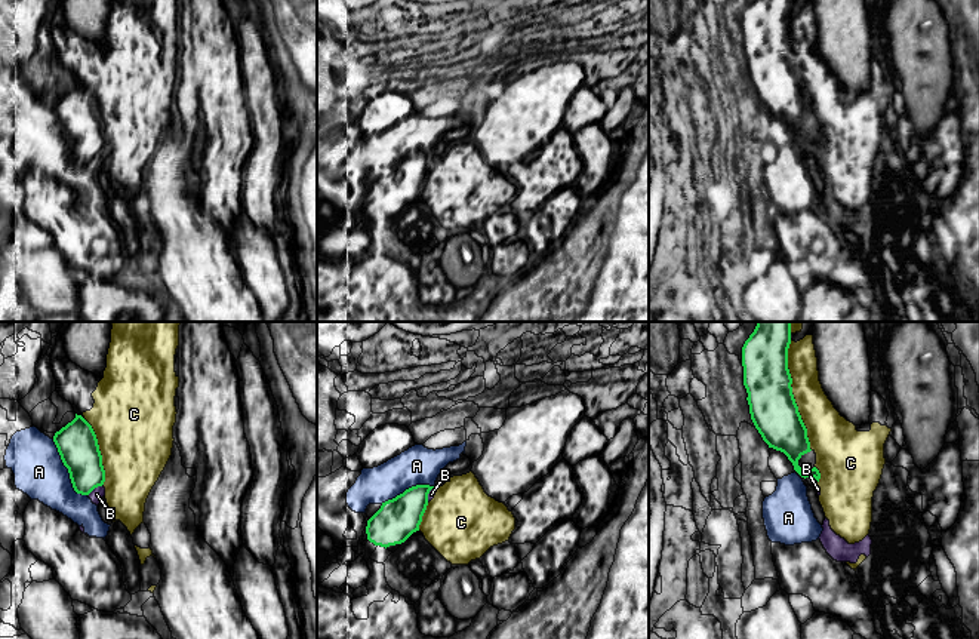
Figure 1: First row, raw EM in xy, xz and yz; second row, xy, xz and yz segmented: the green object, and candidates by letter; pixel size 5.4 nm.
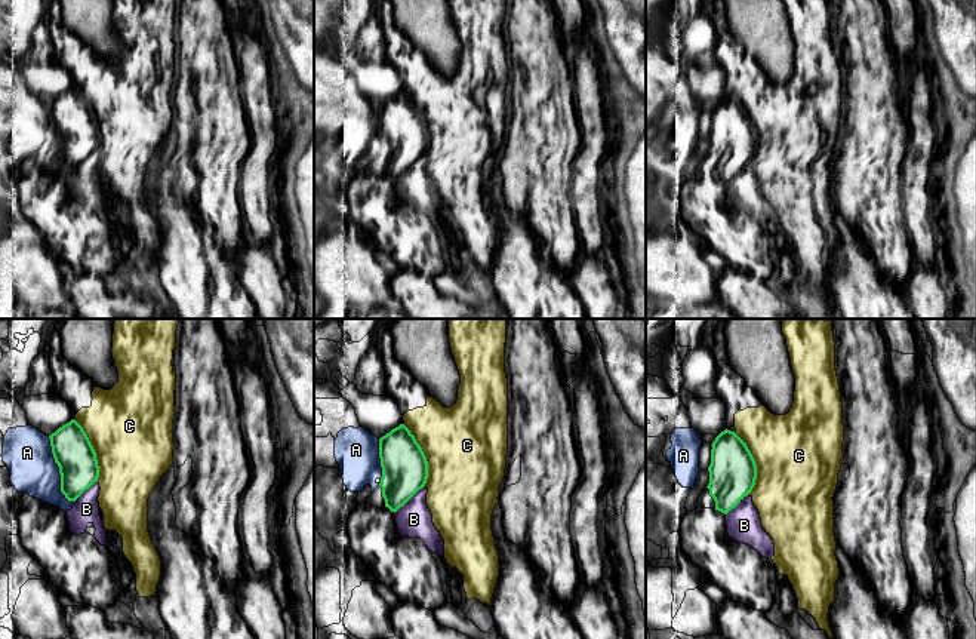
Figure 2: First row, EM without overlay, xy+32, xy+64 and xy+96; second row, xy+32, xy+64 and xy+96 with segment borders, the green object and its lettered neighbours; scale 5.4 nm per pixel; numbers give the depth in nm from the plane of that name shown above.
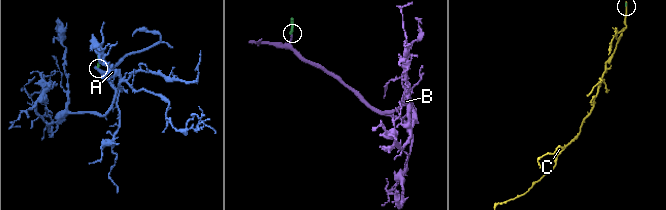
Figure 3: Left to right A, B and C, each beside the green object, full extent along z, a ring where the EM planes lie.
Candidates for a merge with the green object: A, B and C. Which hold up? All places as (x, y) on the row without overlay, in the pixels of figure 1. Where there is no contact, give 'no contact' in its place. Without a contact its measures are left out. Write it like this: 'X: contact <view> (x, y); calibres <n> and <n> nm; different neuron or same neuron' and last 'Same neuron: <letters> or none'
A: contact xy (68, 138); calibres 220 and 280 nm; different neuron
B: contact xy (95, 154); calibres 220 and 70 nm; different neuron
C: contact yz (793, 63); calibres 260 and 200 nm; different neuron
Same neuron: none

